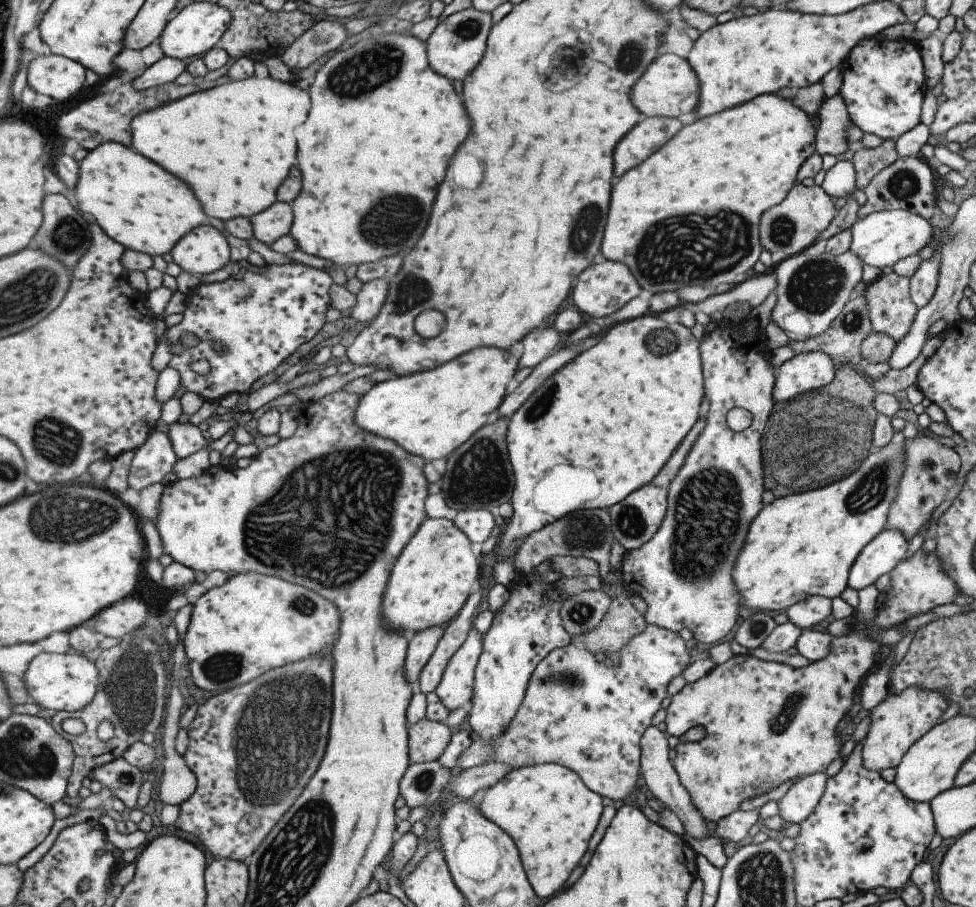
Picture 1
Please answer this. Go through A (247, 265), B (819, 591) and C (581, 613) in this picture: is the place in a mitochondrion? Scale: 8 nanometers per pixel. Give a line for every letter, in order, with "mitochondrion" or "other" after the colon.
A: other
B: other
C: mitochondrion

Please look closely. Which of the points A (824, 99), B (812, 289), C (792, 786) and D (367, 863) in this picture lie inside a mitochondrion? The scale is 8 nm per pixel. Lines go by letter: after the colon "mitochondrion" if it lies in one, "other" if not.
A: other
B: mitochondrion
C: other
D: other

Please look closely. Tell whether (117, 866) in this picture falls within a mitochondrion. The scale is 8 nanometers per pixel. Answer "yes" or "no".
no

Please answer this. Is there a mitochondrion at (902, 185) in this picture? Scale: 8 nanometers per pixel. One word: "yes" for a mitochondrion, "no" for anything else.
yes

